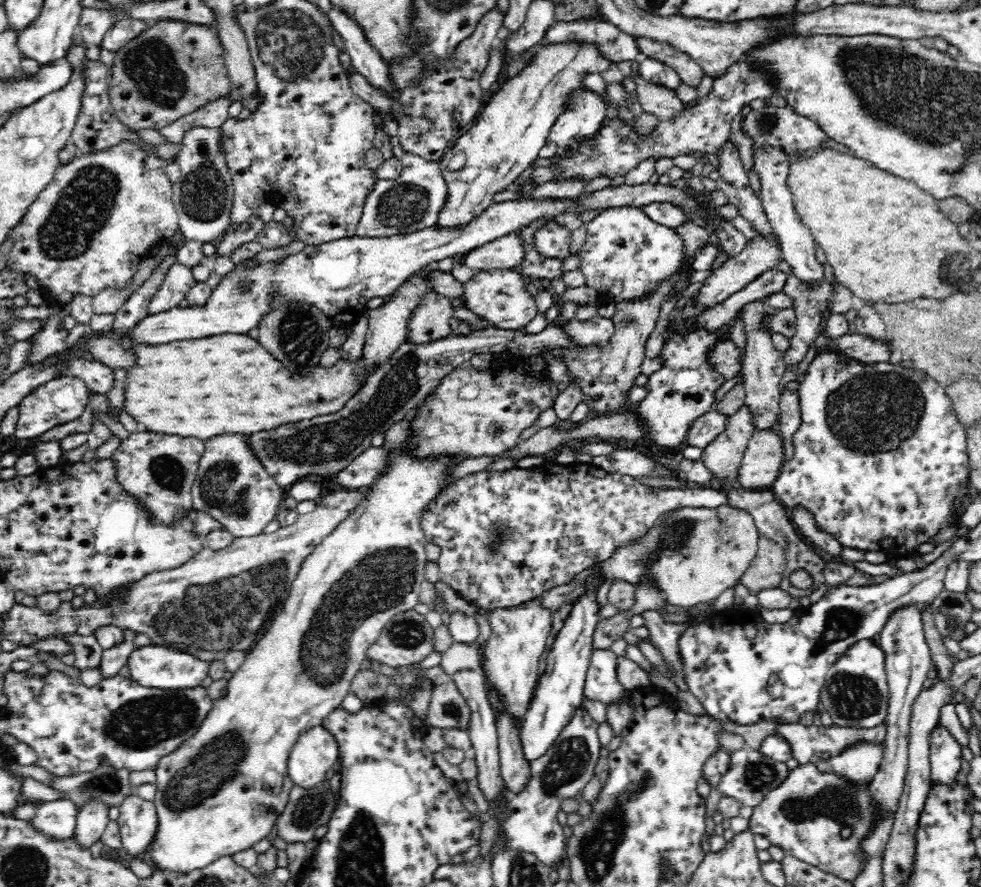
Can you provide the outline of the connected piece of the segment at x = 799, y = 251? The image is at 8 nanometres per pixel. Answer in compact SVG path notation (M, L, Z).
M764 150L760 154L754 154L754 168L761 181L761 193L759 195L764 210L781 243L781 259L790 265L793 275L796 277L806 281L820 281L824 278L824 270L814 256L817 247L816 241L810 230L806 228L806 225L800 220L796 211L794 211L790 189L784 183L789 164L789 157L787 155L787 153L780 152L780 150Z

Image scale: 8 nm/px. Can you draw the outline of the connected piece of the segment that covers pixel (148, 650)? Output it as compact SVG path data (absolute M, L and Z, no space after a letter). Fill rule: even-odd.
M154 644L134 647L126 662L130 670L130 678L134 682L148 688L164 690L186 690L200 687L202 680L209 675L209 661L202 660L192 652L173 645Z

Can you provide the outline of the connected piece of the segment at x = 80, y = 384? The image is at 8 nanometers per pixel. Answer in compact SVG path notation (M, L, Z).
M63 376L38 384L17 405L18 420L14 437L22 440L32 439L51 428L80 418L88 408L88 398L89 389L80 378Z

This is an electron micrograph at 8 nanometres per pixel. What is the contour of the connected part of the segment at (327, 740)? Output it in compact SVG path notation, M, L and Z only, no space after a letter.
M328 725L308 728L298 736L287 761L287 772L294 787L312 789L323 784L339 756L338 738Z

